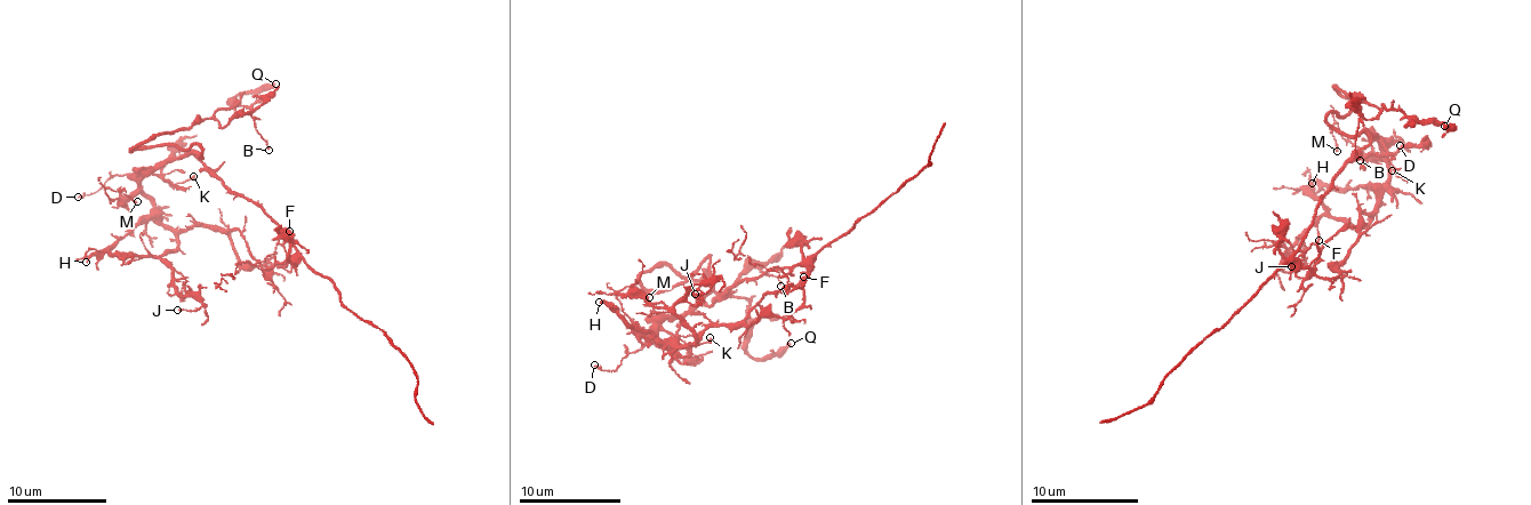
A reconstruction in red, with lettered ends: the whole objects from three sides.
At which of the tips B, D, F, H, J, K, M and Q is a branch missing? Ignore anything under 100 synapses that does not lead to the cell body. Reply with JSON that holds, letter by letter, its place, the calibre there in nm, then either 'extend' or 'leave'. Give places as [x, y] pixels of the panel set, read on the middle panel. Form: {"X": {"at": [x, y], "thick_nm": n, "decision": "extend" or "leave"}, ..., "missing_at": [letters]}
{"B": {"at": [780, 286], "thick_nm": 110, "decision": "leave"}, "D": {"at": [594, 365], "thick_nm": 140, "decision": "leave"}, "F": {"at": [803, 277], "thick_nm": 160, "decision": "leave"}, "H": {"at": [599, 302], "thick_nm": 200, "decision": "leave"}, "J": {"at": [695, 294], "thick_nm": 120, "decision": "leave"}, "K": {"at": [710, 337], "thick_nm": 120, "decision": "leave"}, "M": {"at": [649, 297], "thick_nm": 120, "decision": "leave"}, "Q": {"at": [791, 343], "thick_nm": 320, "decision": "leave"}, "missing_at": []}

